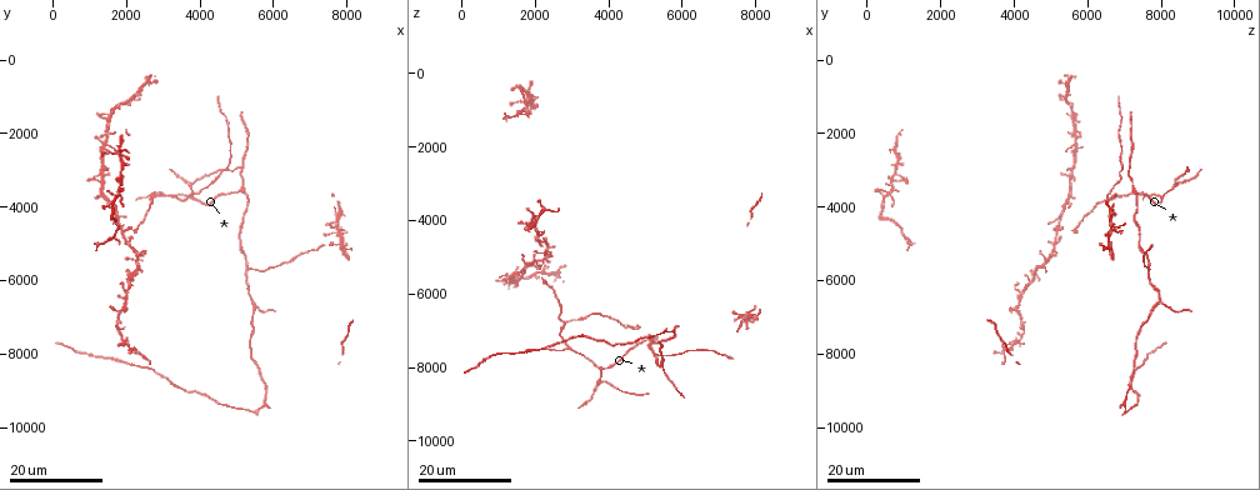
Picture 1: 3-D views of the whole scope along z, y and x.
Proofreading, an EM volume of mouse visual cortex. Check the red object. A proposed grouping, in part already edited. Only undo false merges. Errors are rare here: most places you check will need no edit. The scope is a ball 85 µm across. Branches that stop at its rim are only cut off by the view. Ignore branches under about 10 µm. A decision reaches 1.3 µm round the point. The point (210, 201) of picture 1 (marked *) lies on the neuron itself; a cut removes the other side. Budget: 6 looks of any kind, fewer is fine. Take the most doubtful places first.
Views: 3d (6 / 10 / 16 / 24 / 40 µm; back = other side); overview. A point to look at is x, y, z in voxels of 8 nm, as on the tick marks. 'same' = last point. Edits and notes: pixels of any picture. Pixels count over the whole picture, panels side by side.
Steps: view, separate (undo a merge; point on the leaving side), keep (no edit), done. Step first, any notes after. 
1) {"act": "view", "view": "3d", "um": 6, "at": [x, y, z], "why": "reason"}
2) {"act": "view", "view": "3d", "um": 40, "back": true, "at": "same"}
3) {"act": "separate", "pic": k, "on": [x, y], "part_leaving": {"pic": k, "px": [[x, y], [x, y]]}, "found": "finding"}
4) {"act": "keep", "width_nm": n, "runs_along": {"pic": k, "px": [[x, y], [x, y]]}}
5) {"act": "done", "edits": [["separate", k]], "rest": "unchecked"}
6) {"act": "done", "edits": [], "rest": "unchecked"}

{"act": "view", "view": "3d", "um": 24, "at": [2900, 3700, 6800], "why": "three-way junction"}

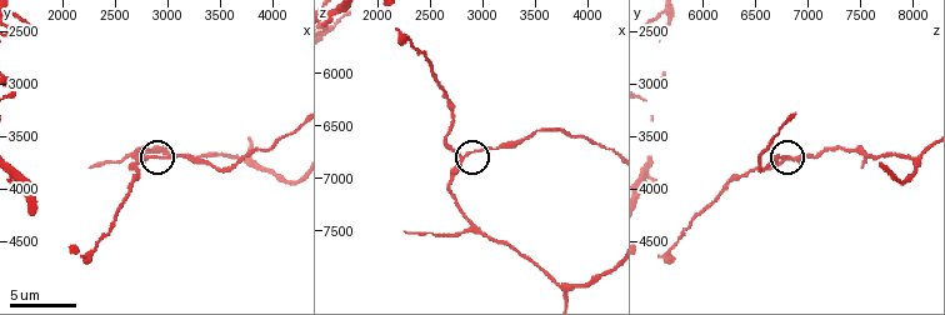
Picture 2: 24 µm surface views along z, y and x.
{"act": "view", "view": "3d", "um": 6, "at": [2800, 3700, 6780]}

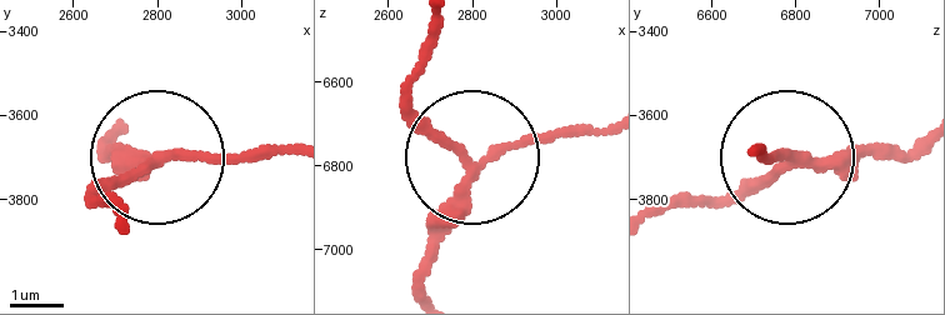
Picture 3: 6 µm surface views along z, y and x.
{"act": "keep", "runs_along": {"pic": 3, "px": [[426, 290], [430, 223], [470, 160], [600, 129]]}, "found": "all the same neuron"}

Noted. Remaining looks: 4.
{"act": "view", "view": "3d", "um": 16, "at": [3780, 3700, 8080], "why": "small branch off a trunk"}

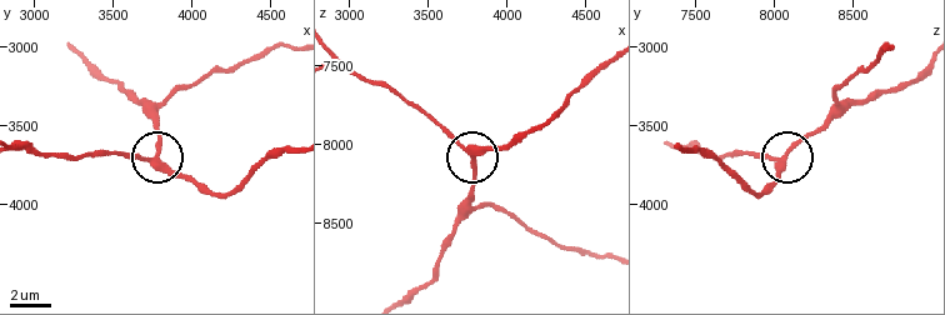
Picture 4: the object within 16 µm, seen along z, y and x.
{"act": "keep", "width_nm": 260, "runs_along": {"pic": 4, "px": [[550, 115], [474, 156], [471, 206]]}, "found": "continuous, no second neuron"}

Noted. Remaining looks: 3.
{"act": "view", "view": "3d", "um": 16, "at": [2000, 6300, 4200], "why": "side arm on a straight run"}

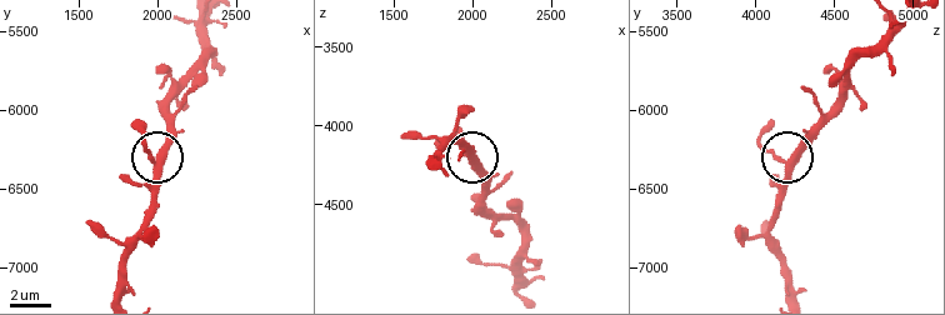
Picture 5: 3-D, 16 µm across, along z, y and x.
{"act": "view", "view": "3d", "um": 10, "at": [2000, 6360, 4200]}

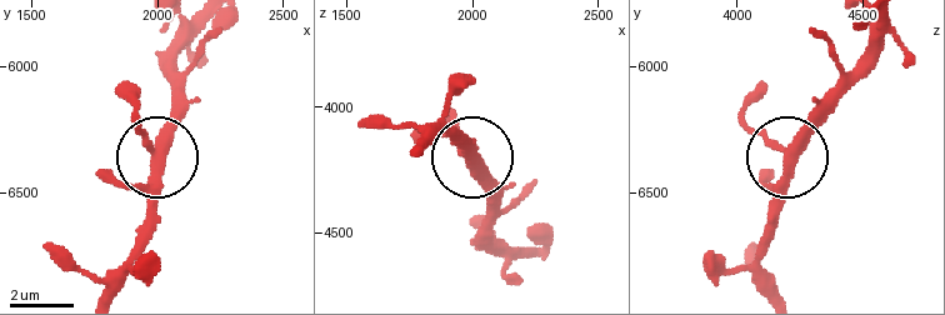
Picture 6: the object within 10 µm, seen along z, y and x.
{"act": "keep", "side_arm_um": 23, "found": "all the same neuron"}

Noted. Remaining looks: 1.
{"act": "done", "edits": [], "rest": "unchecked"}

